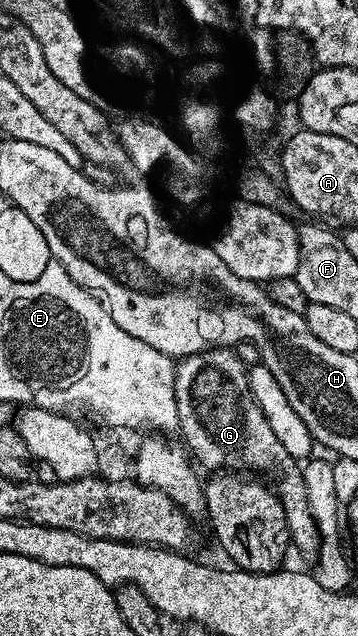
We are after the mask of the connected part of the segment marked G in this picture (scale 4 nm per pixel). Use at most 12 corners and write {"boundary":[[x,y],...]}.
{"boundary":[[210,347],[177,360],[181,442],[210,469],[278,479],[291,544],[319,533],[303,468]]}

